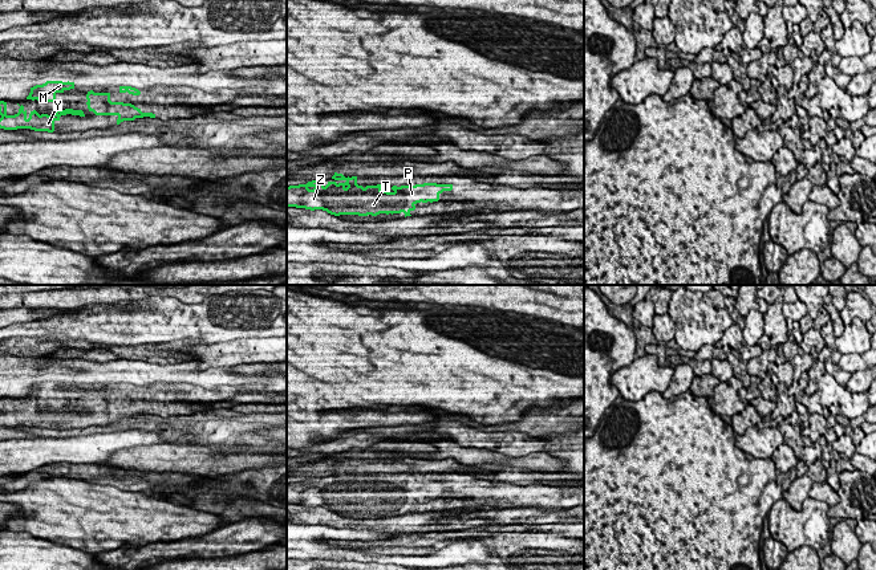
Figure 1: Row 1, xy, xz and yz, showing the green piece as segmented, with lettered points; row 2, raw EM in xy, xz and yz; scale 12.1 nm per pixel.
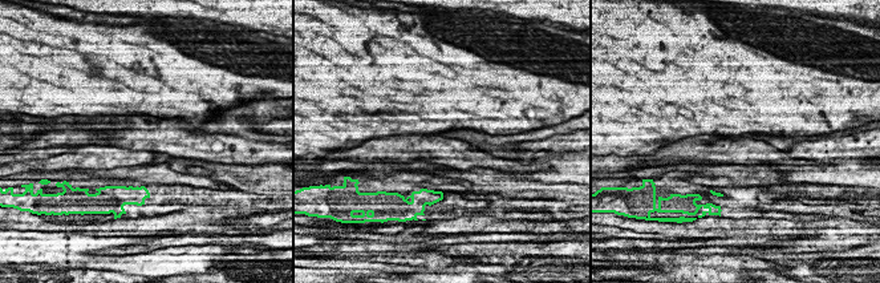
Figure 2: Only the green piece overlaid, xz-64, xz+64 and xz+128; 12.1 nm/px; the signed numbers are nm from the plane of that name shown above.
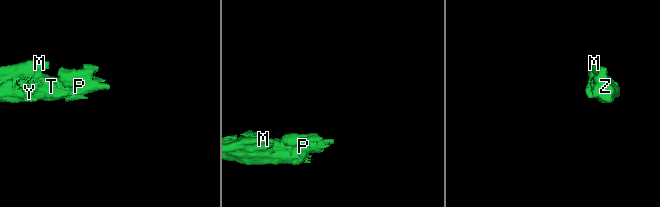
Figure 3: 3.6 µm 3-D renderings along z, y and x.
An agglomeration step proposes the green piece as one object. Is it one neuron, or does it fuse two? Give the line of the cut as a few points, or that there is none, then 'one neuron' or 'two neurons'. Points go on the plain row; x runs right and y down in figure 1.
no cut; one neuron

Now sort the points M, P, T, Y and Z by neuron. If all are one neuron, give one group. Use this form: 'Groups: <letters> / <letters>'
Groups: M P T Y Z

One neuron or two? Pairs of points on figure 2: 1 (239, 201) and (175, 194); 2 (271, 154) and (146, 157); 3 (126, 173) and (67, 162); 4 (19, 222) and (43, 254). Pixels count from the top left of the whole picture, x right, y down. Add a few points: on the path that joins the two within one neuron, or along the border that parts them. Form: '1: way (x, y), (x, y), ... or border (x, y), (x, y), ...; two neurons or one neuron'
1: way (223, 198), (197, 198), (191, 195); one neuron
2: border (122, 148), (153, 152); two neurons
3: border (138, 165), (76, 169); two neurons
4: border (13, 229), (55, 233); two neurons

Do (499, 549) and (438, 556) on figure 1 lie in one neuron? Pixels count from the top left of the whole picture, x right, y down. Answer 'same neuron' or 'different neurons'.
different neurons

